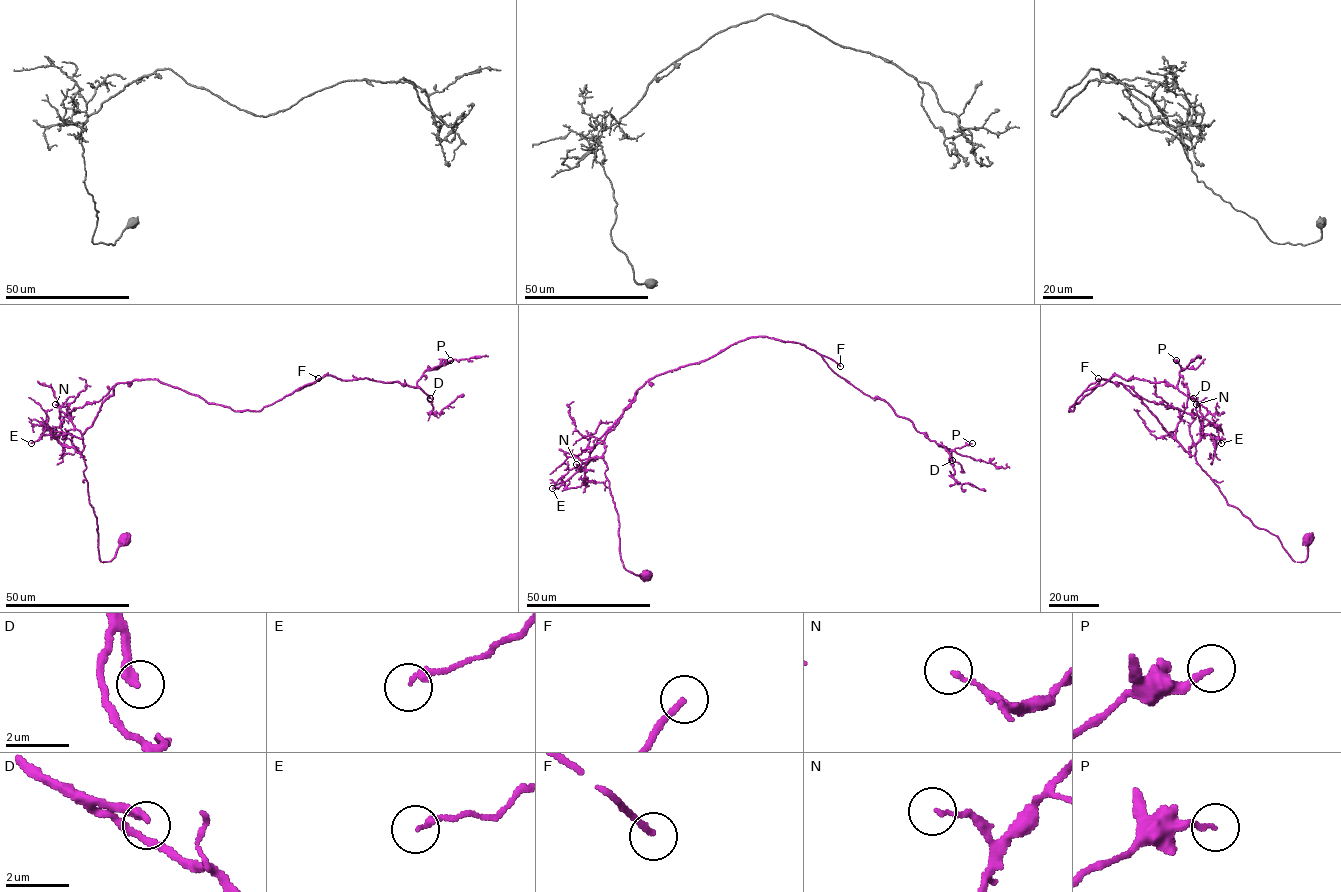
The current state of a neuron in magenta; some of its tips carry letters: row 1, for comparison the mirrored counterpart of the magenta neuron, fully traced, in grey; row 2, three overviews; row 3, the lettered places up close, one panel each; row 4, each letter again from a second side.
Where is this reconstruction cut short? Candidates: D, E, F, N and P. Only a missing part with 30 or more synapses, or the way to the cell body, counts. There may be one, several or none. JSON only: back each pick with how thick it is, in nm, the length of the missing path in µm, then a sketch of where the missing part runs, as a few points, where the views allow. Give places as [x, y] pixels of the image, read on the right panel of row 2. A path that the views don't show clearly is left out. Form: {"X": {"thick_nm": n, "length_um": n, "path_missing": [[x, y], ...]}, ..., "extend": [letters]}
{"D": {"thick_nm": 280, "length_um": 25, "path_missing": [[1193, 398], [1198, 422], [1209, 427], [1211, 436], [1208, 433]]}, "F": {"thick_nm": 180, "length_um": 110, "path_missing": [[1098, 378], [1107, 367], [1122, 371], [1137, 379], [1139, 397], [1162, 409], [1177, 403], [1196, 381], [1189, 371]]}, "extend": ["D", "F"]}

